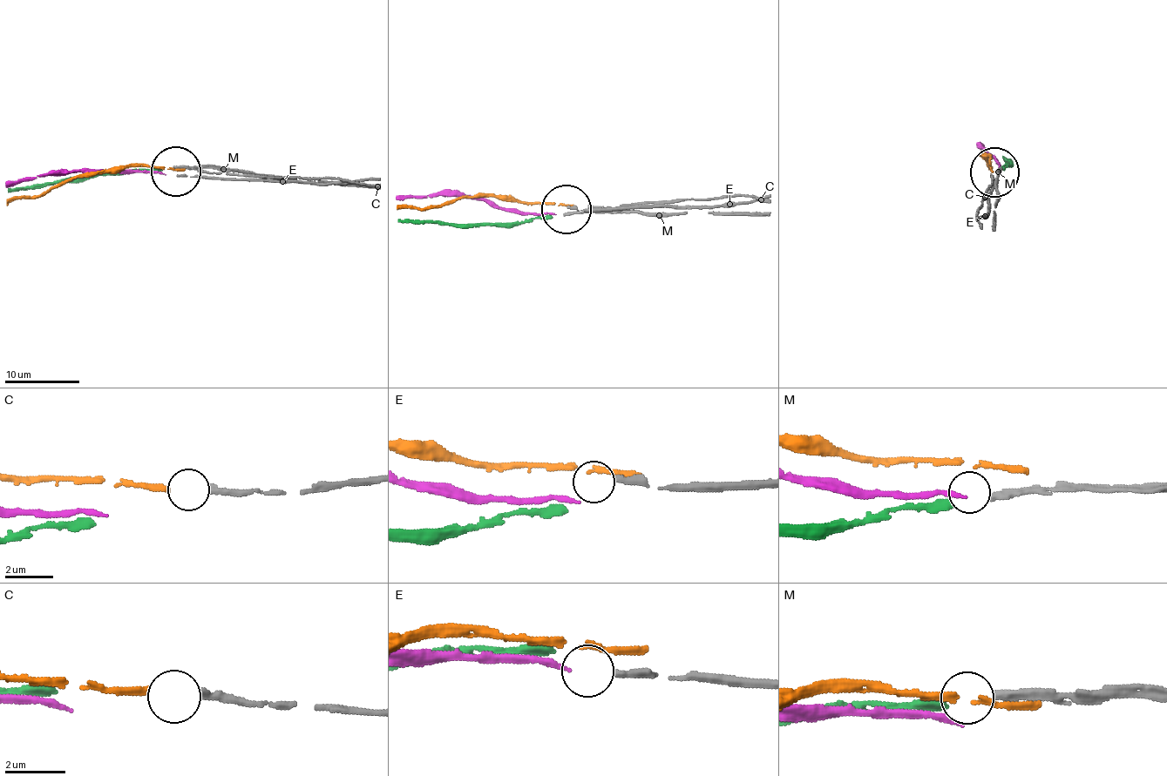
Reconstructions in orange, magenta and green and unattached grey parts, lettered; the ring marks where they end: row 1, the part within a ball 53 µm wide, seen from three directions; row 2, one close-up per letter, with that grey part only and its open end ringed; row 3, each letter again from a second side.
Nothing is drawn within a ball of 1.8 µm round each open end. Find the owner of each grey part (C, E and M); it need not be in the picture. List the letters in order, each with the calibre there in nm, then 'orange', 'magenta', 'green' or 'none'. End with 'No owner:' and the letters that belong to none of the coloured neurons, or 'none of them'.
C: 260 nm thick; orange
E: 280 nm thick; none
M: 320 nm thick; green
No owner: E

